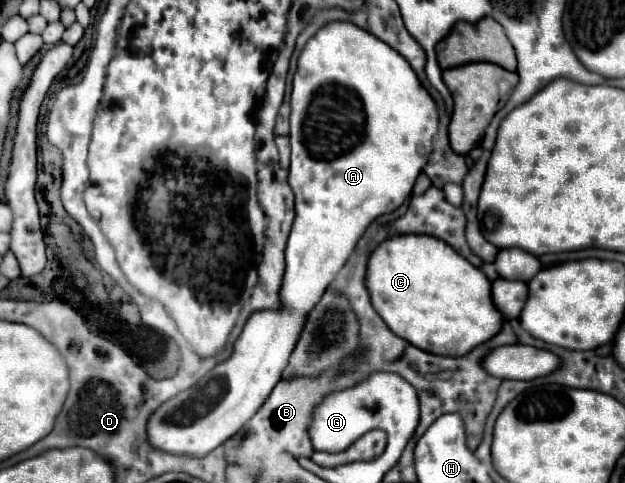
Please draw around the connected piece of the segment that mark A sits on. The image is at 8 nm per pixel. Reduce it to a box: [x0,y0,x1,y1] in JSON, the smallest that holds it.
[147,23,439,457]

